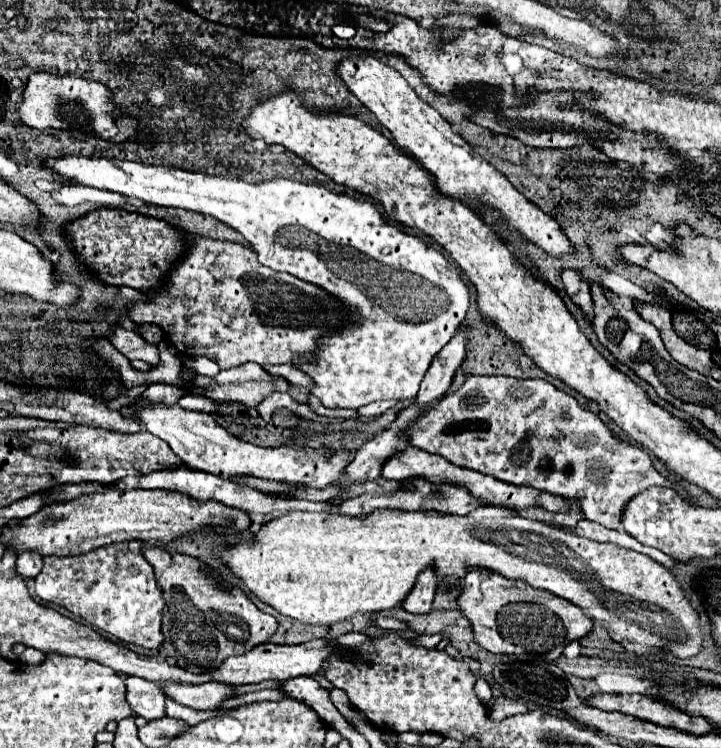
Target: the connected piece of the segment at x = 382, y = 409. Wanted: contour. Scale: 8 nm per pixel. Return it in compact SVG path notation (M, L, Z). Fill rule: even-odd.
M398 400L376 401L359 408L358 412L360 416L364 417L378 416L385 413L389 408L395 406L397 403Z

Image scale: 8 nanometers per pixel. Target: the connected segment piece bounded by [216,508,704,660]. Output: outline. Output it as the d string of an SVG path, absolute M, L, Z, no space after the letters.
M374 510L364 516L344 516L328 512L290 512L278 520L270 520L262 526L256 538L248 544L228 546L216 540L216 546L224 546L222 560L230 566L232 574L246 584L246 588L270 604L284 616L306 624L334 624L354 614L372 614L392 610L404 602L412 592L416 578L428 566L436 568L436 582L444 590L462 588L466 570L490 570L504 578L524 580L534 588L548 590L584 608L584 612L598 624L602 624L614 642L622 644L636 656L654 652L670 652L674 658L692 658L700 654L704 634L698 624L698 612L692 608L684 588L676 576L660 562L634 552L630 548L594 542L576 536L562 528L552 528L520 516L482 520L476 522L466 516L430 516L426 512L408 510Z

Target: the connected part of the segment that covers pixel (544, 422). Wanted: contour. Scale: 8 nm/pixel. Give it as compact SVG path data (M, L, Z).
M470 376L460 390L444 396L422 418L408 426L406 434L410 446L438 454L454 466L476 470L514 486L530 486L542 492L578 500L588 520L598 522L610 530L620 528L622 512L626 510L628 502L650 486L676 488L678 494L692 506L700 506L690 498L686 488L662 476L652 466L648 452L636 444L616 438L594 412L580 408L580 404L570 394L538 378L516 380L510 376Z

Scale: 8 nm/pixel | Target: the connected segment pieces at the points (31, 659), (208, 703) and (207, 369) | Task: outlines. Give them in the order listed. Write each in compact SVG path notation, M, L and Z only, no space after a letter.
M26 648L22 654L20 654L20 662L24 664L40 664L44 662L46 656L42 656L38 650L32 650L32 648Z
M216 682L204 686L160 686L164 694L194 710L214 710L226 698L234 696L234 686L216 686Z
M198 356L198 358L184 358L184 362L186 362L188 368L196 370L198 374L210 376L210 378L214 378L214 376L220 372L218 364L212 362L212 360L208 360L208 358L204 358L204 356Z

